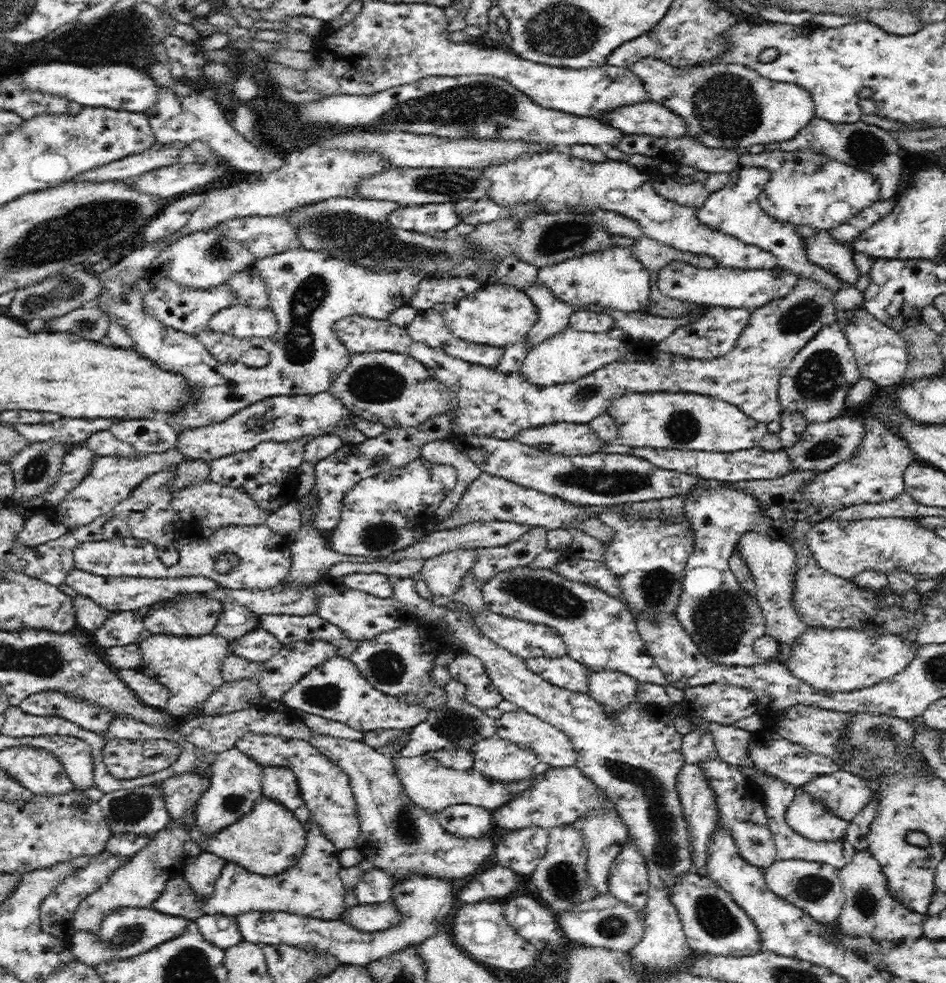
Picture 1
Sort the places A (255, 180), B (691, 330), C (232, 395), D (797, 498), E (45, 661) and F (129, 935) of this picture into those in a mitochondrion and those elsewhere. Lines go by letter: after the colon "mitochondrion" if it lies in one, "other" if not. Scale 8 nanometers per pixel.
A: other
B: other
C: other
D: other
E: mitochondrion
F: mitochondrion

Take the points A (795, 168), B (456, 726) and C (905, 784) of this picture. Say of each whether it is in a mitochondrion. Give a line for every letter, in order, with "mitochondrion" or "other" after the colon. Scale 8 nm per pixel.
A: other
B: mitochondrion
C: other

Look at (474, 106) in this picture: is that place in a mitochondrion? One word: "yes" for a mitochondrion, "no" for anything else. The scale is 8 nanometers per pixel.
yes

